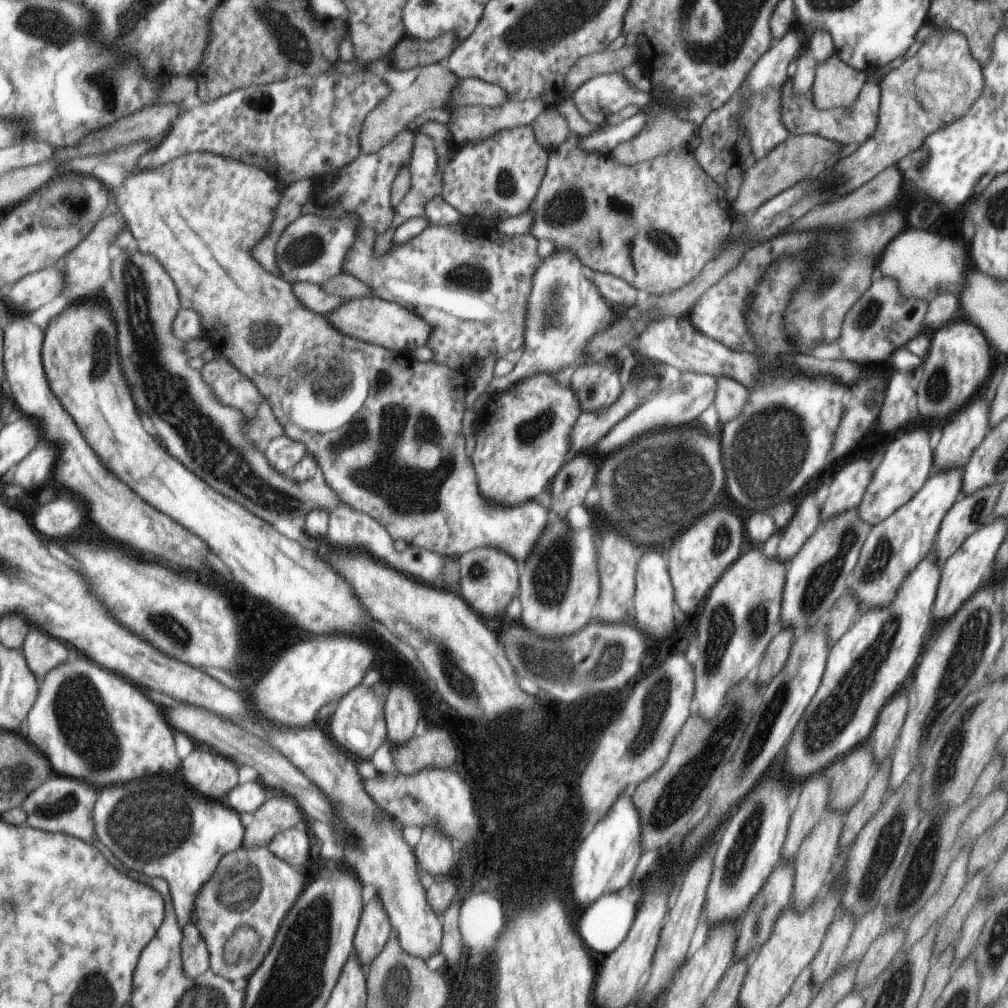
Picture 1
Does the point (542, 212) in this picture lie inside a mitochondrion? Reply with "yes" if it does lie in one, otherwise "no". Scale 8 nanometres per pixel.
yes

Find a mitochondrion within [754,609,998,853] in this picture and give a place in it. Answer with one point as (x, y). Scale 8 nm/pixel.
(946, 766)

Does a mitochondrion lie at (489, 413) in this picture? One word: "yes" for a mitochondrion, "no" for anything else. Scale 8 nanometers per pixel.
no

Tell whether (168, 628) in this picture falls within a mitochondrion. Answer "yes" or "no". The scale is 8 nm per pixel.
yes

